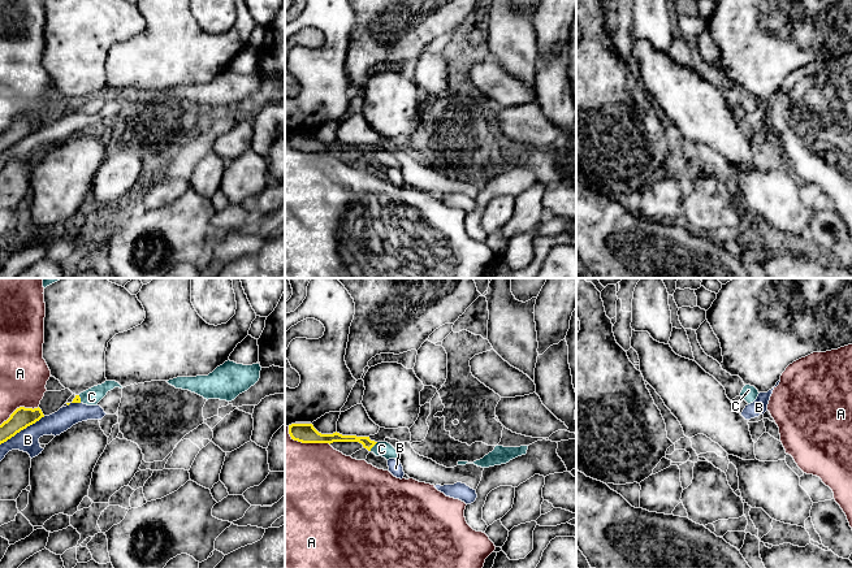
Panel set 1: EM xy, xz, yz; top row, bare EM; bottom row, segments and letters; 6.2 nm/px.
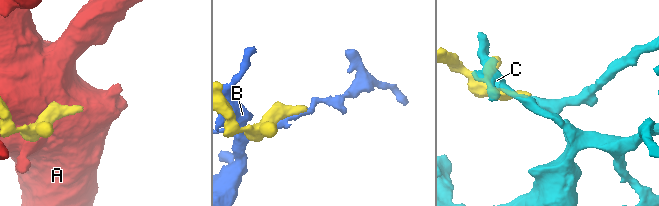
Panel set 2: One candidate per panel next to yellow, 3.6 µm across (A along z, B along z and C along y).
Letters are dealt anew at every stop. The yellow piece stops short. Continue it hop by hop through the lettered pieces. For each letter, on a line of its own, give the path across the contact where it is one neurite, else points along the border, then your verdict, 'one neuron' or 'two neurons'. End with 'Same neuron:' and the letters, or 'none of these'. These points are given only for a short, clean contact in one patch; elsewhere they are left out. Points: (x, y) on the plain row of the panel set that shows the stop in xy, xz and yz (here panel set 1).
A: two neurons
B: two neurons
C: runs through xz (367, 152), (373, 154), (381, 157); one neuron
Same neuron: C

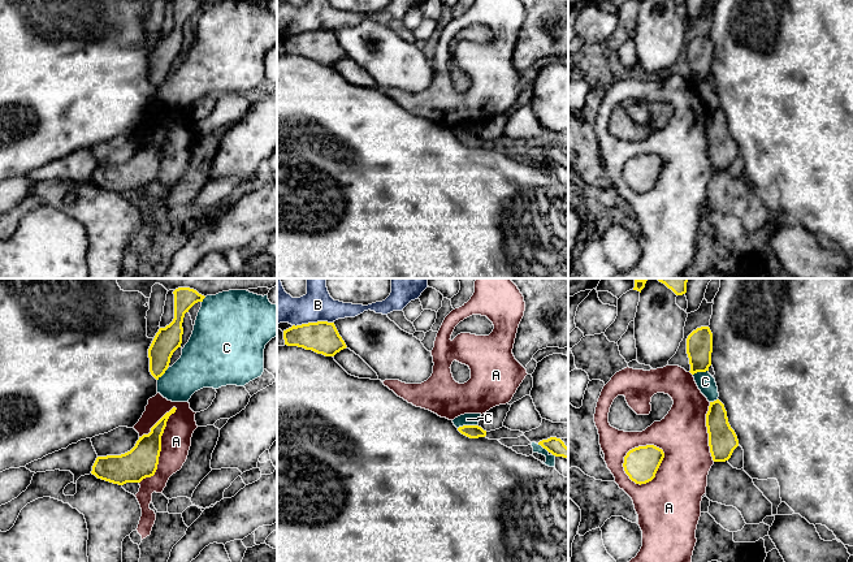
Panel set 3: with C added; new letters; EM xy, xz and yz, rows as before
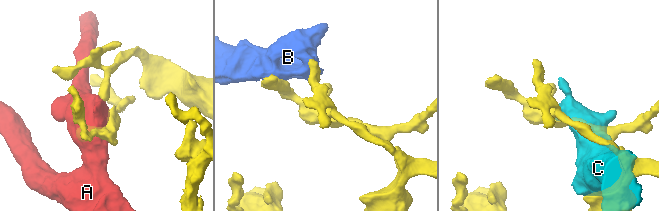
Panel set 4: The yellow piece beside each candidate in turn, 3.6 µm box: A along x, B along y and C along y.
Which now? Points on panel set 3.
A: two neurons
B: border along xz (332, 30), (308, 30), (293, 34); two neurons
C: two neurons
Same neuron: none of these

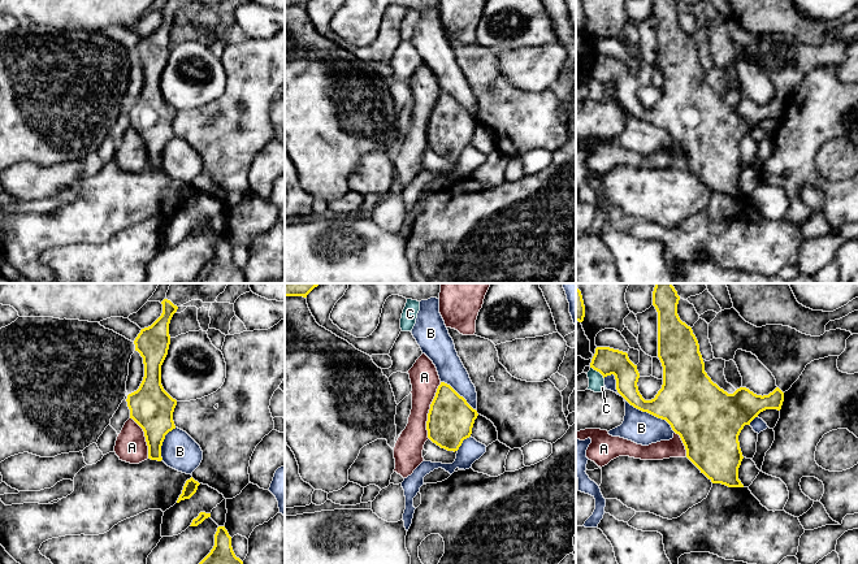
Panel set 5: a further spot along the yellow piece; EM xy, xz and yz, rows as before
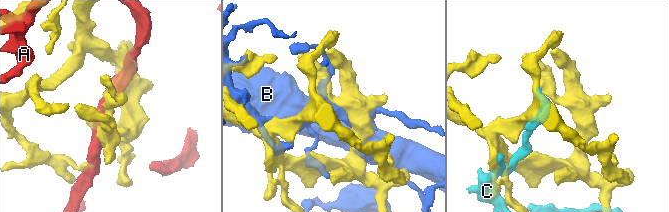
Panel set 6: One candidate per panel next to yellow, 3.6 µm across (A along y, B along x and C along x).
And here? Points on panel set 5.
A: one neuron
B: border along yz (624, 107), (635, 116), (663, 128), (675, 140); two neurons
C: two neurons
Same neuron: A

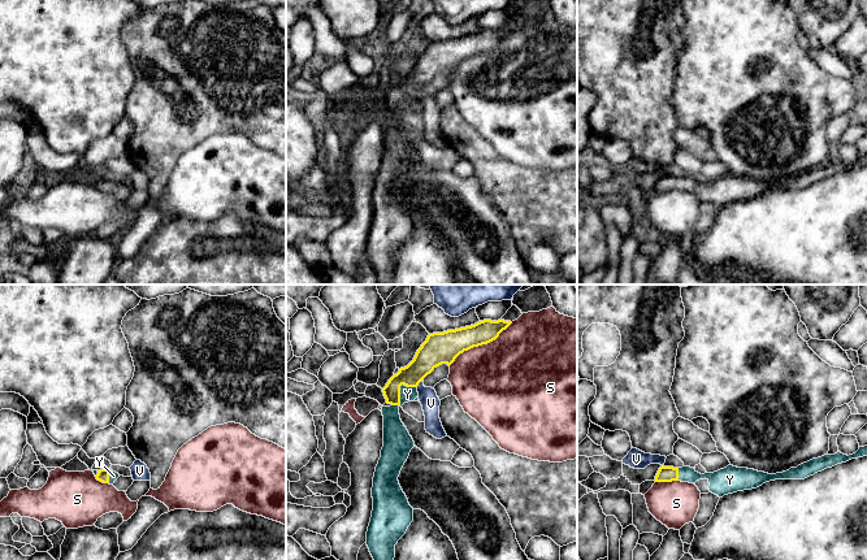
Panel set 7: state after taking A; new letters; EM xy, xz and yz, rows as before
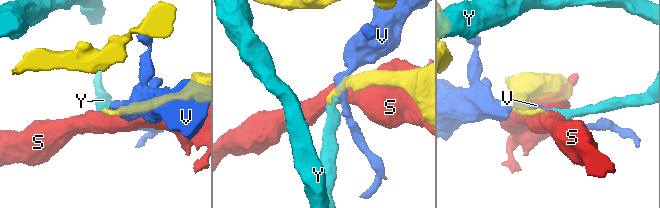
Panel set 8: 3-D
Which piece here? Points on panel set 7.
S: two neurons
V: two neurons
Y: one neuron
Same neuron: Y

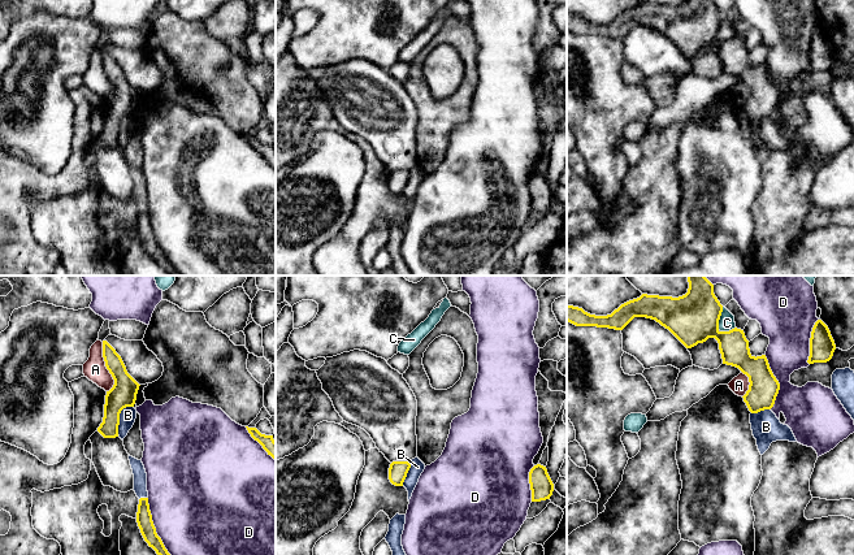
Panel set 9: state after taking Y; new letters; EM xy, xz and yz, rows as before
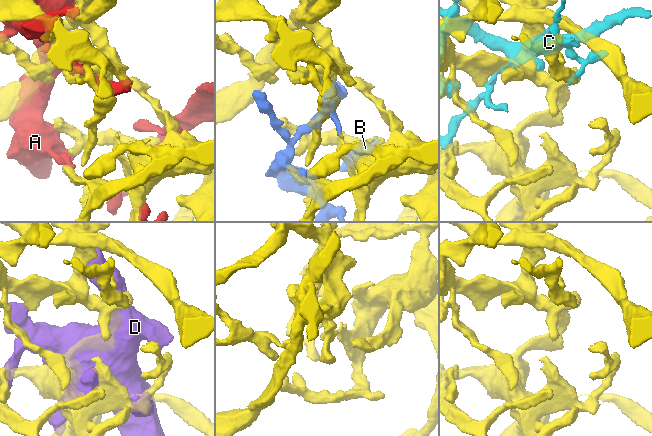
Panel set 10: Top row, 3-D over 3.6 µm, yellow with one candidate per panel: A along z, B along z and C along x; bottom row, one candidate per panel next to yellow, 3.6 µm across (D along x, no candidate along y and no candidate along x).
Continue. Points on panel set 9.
A: two neurons
B: two neurons
C: two neurons
D: two neurons
Same neuron: none of these

